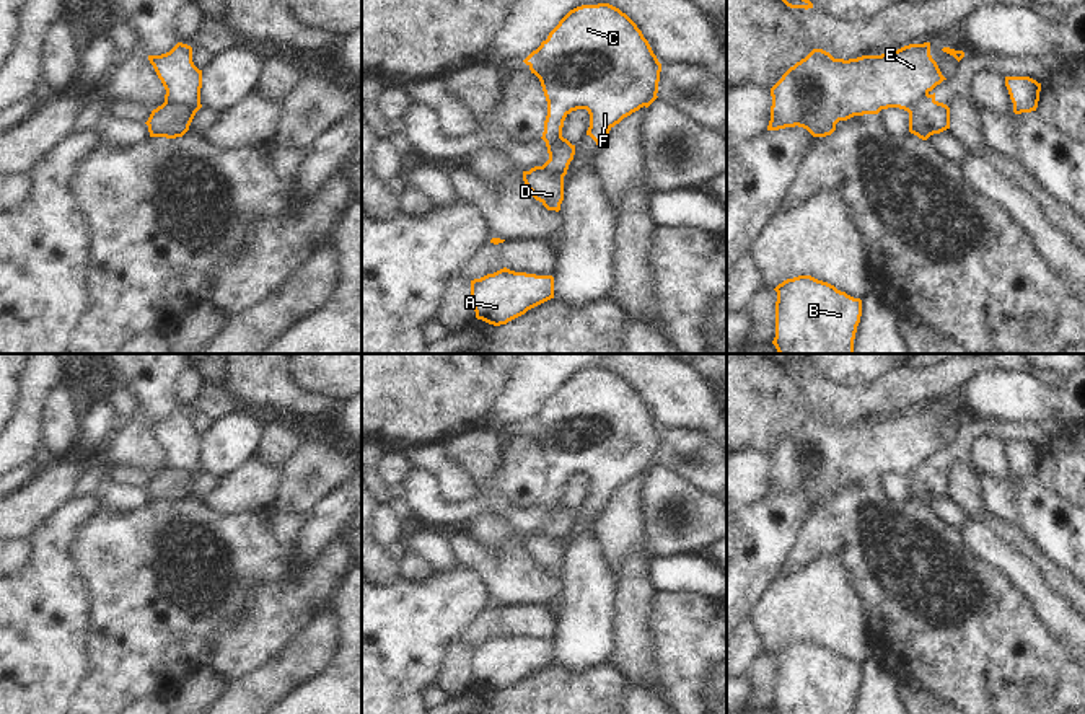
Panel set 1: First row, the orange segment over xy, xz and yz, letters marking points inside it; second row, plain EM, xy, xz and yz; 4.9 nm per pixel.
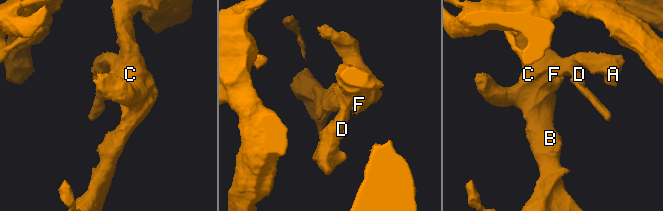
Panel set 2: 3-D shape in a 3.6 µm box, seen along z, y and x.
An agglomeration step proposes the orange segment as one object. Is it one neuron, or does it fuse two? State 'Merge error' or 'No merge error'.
Merge error.

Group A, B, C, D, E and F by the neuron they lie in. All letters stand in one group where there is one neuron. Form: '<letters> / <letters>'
A B C E F / D

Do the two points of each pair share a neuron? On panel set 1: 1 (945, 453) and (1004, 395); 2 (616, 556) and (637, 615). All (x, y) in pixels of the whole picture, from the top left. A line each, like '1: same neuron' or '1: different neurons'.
1: different neurons
2: different neurons

